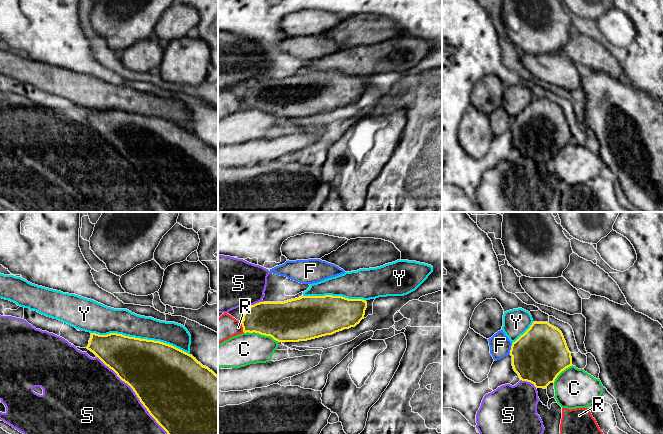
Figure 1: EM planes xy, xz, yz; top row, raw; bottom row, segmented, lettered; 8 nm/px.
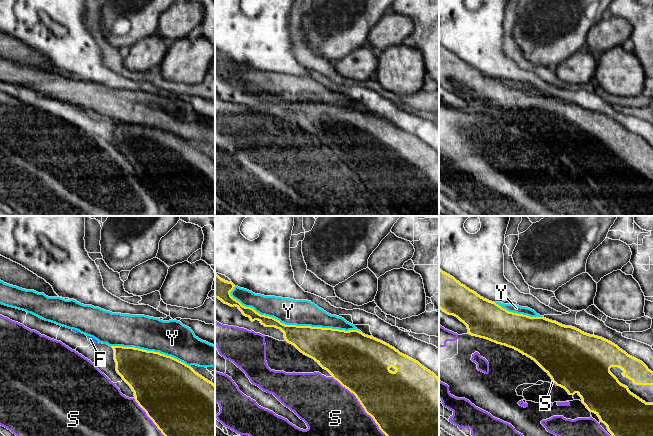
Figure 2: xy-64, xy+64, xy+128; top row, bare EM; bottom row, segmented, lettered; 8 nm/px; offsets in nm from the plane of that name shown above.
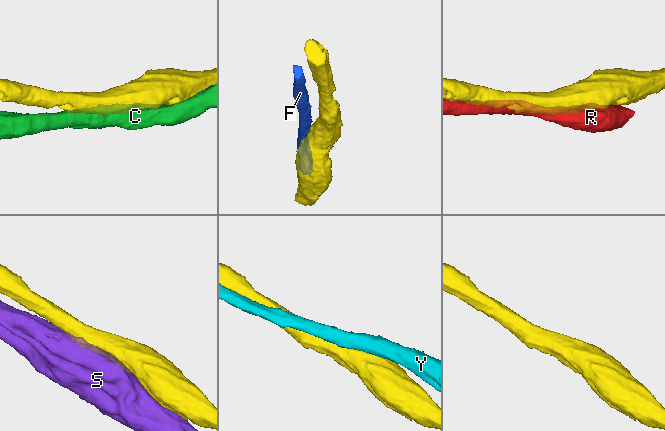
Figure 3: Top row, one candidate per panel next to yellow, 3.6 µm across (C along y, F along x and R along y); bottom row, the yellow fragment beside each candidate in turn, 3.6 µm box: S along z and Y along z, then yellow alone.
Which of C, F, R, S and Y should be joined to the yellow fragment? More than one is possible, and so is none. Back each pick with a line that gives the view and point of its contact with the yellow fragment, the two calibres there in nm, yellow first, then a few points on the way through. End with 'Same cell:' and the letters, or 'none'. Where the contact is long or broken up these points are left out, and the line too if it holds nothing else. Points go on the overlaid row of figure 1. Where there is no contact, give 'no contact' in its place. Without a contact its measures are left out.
Same cell: none

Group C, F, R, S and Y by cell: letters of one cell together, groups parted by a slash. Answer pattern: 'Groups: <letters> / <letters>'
Groups: C / F / R / S / Y

